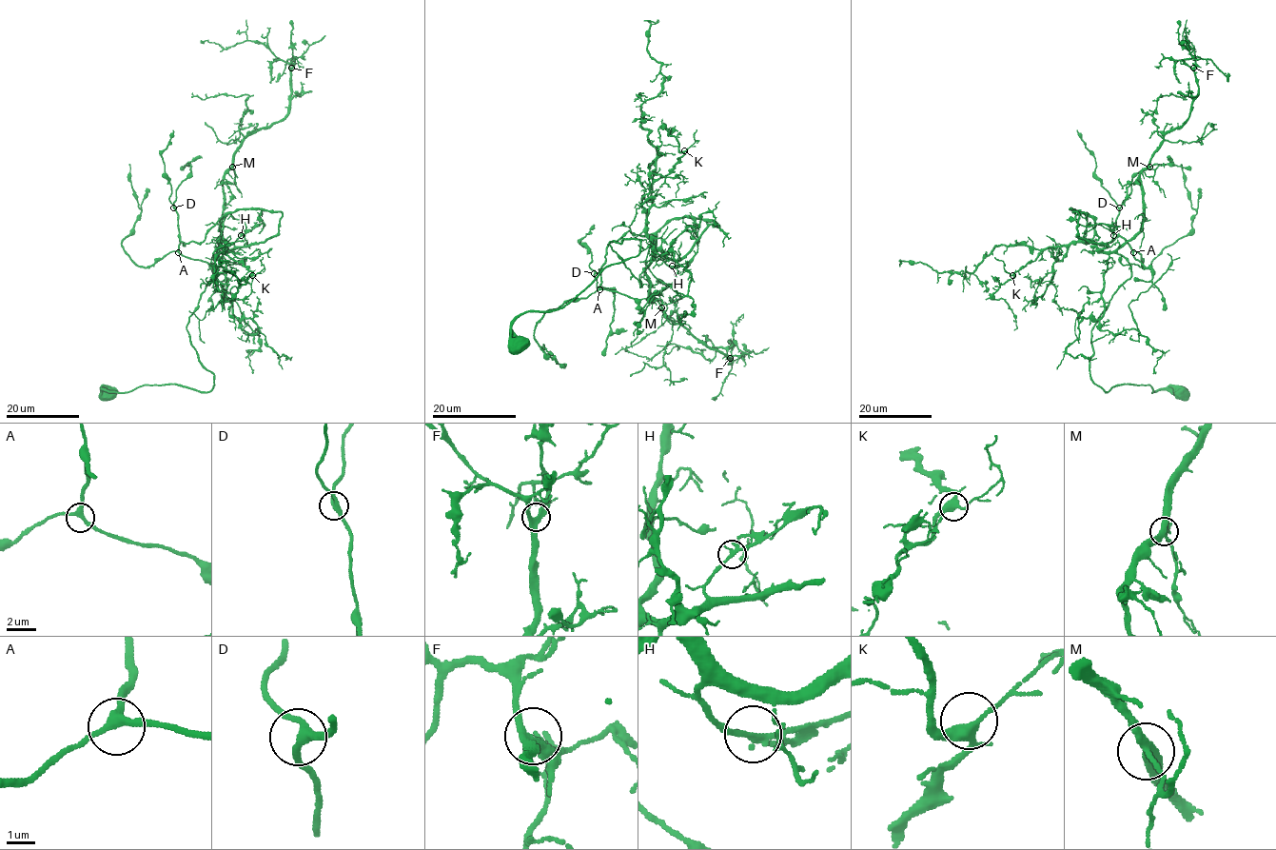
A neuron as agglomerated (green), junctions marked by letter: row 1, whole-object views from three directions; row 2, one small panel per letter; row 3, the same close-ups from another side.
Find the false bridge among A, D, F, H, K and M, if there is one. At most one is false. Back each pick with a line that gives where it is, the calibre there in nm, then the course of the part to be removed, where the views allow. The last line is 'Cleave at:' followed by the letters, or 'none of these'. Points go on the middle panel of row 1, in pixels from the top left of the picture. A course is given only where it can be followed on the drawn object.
Cleave at: none of these

